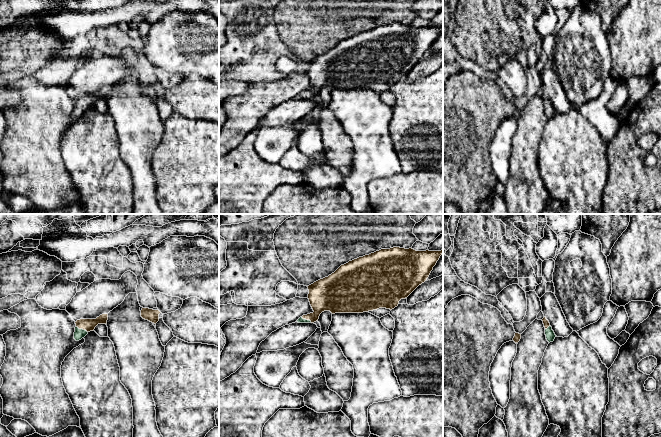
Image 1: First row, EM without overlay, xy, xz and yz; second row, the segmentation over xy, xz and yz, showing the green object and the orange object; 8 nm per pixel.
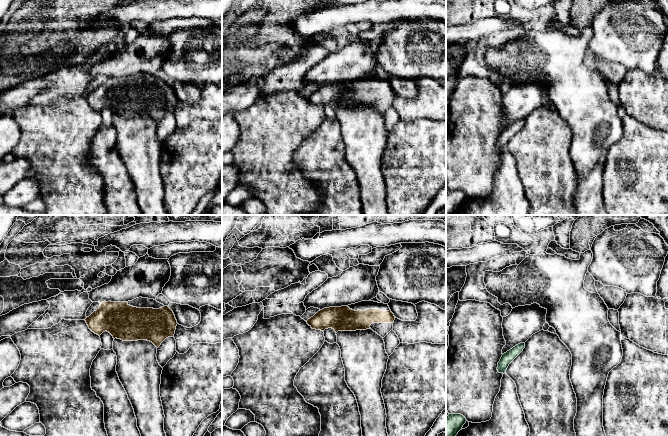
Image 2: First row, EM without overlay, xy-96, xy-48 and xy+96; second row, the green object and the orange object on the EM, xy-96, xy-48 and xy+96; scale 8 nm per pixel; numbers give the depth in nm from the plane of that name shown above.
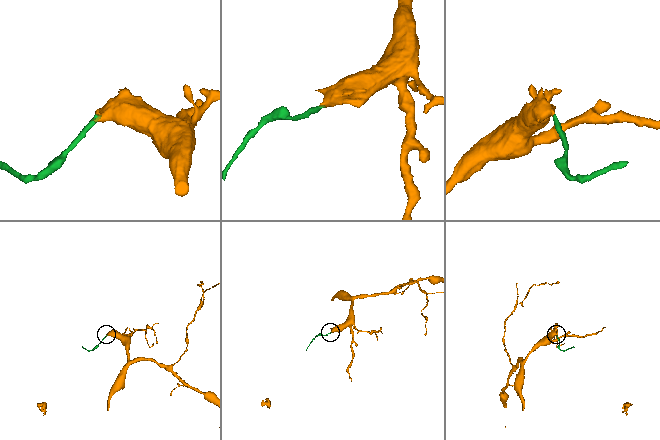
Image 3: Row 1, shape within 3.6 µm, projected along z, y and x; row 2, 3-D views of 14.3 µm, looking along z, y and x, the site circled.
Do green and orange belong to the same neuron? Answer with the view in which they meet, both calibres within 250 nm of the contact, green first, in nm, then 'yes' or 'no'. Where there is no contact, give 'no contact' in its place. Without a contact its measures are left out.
meets green in xy; 80 nm thick on the green side, 100 nm on the other; yes

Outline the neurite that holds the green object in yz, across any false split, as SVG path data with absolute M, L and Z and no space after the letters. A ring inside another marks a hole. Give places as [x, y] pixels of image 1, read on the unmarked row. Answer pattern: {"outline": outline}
{"outline": "M544 93L542 95L542 97L543 97L543 100L544 100L544 103L545 103L545 111L546 111L547 117L549 119L553 118L556 111L555 111L554 107L552 106L552 103L550 102L549 97L546 95L546 93Z"}

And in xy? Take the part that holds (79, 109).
{"outline": "M102 90L96 95L80 95L75 98L74 115L76 117L84 114L90 107L93 107L98 100L107 100L108 90Z"}

